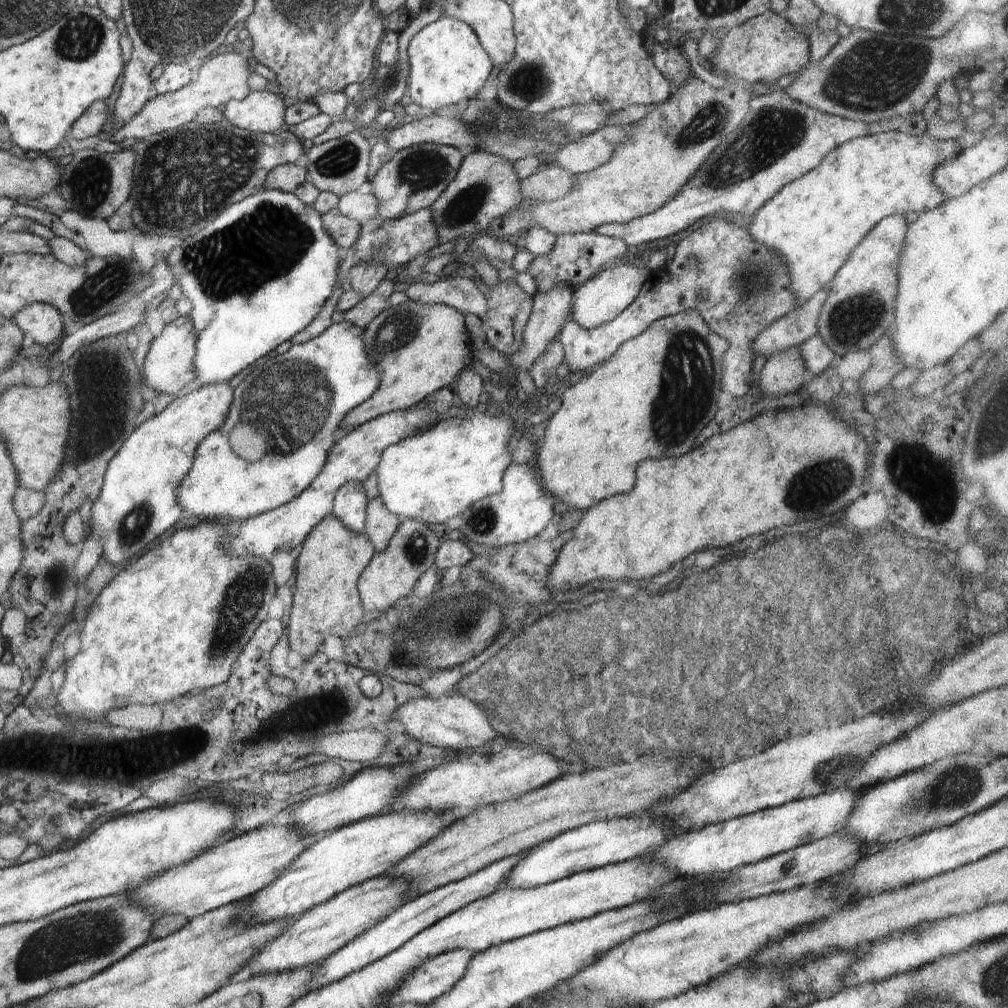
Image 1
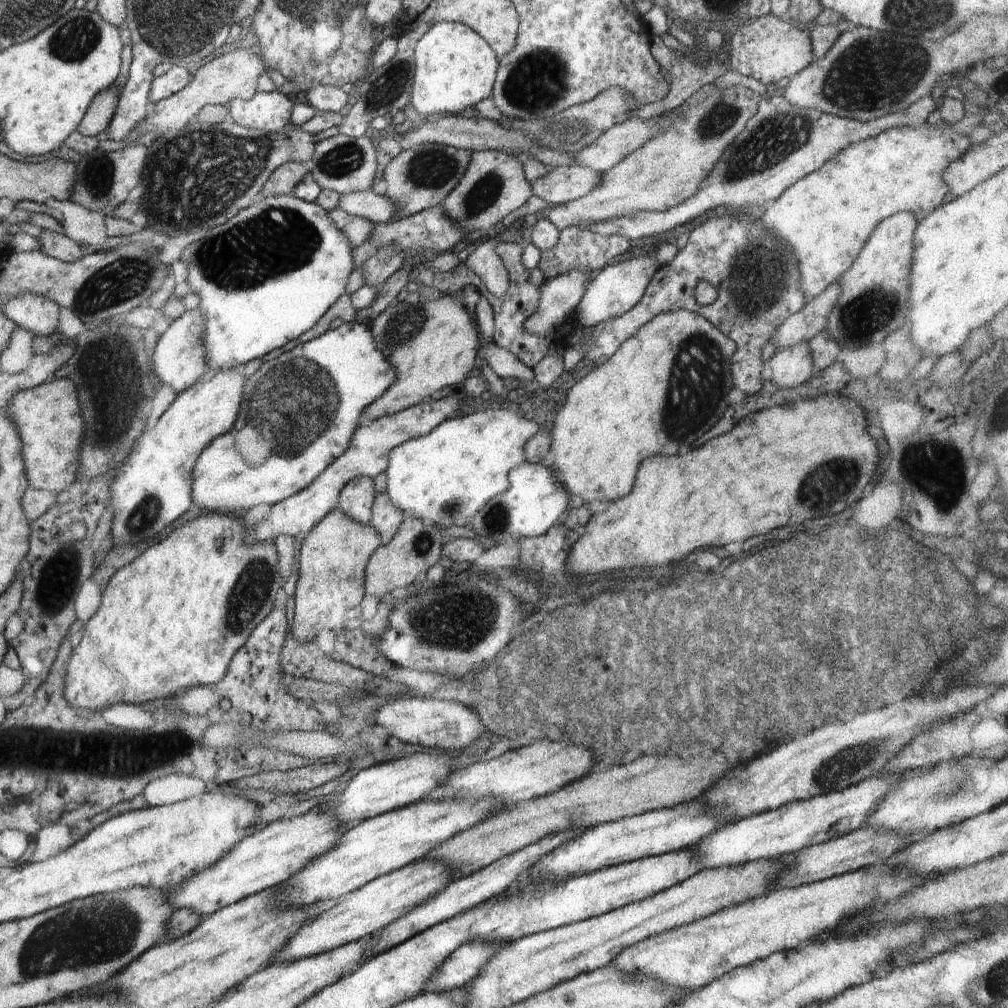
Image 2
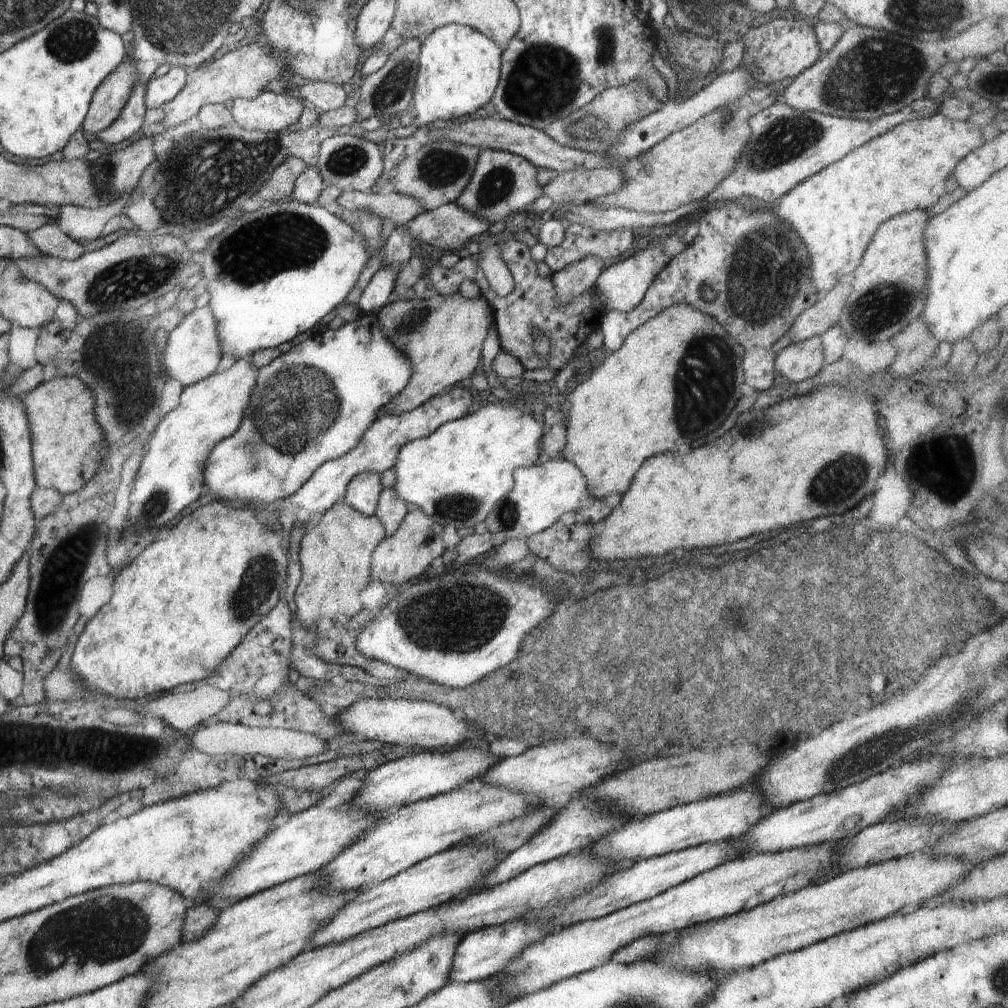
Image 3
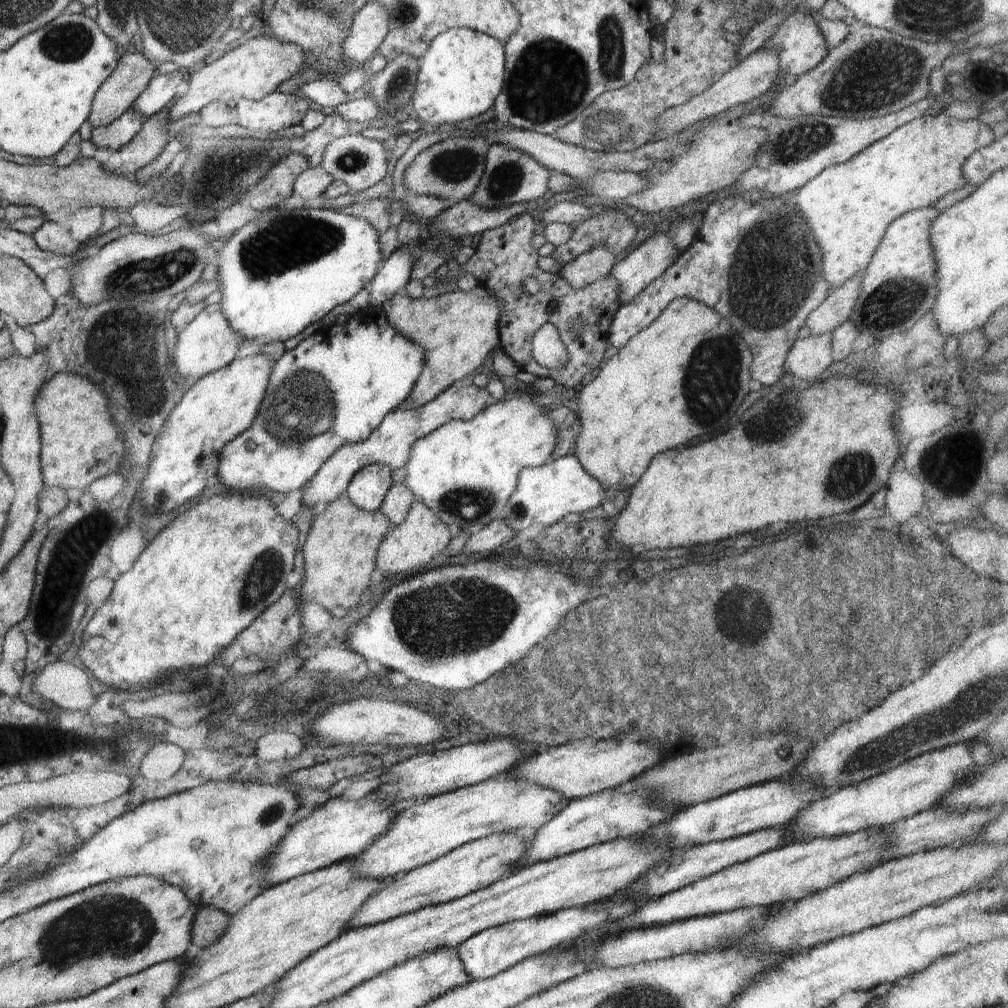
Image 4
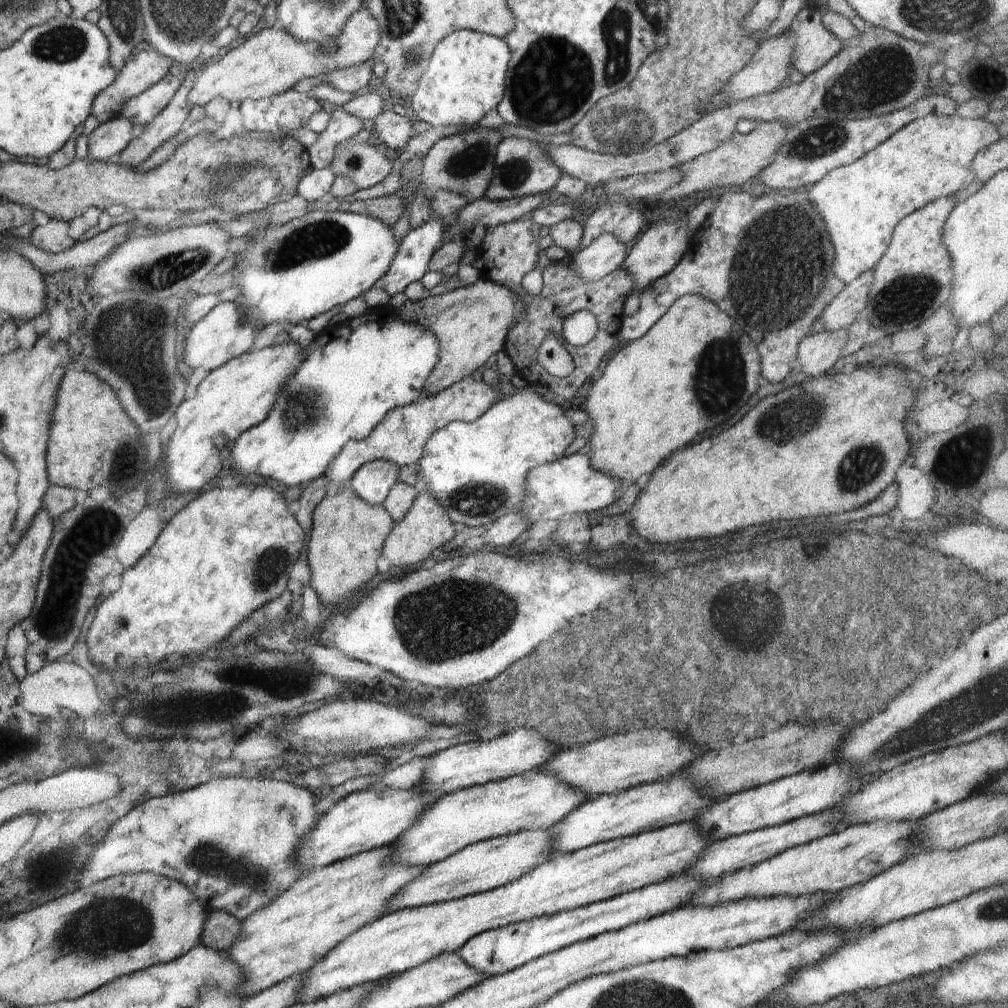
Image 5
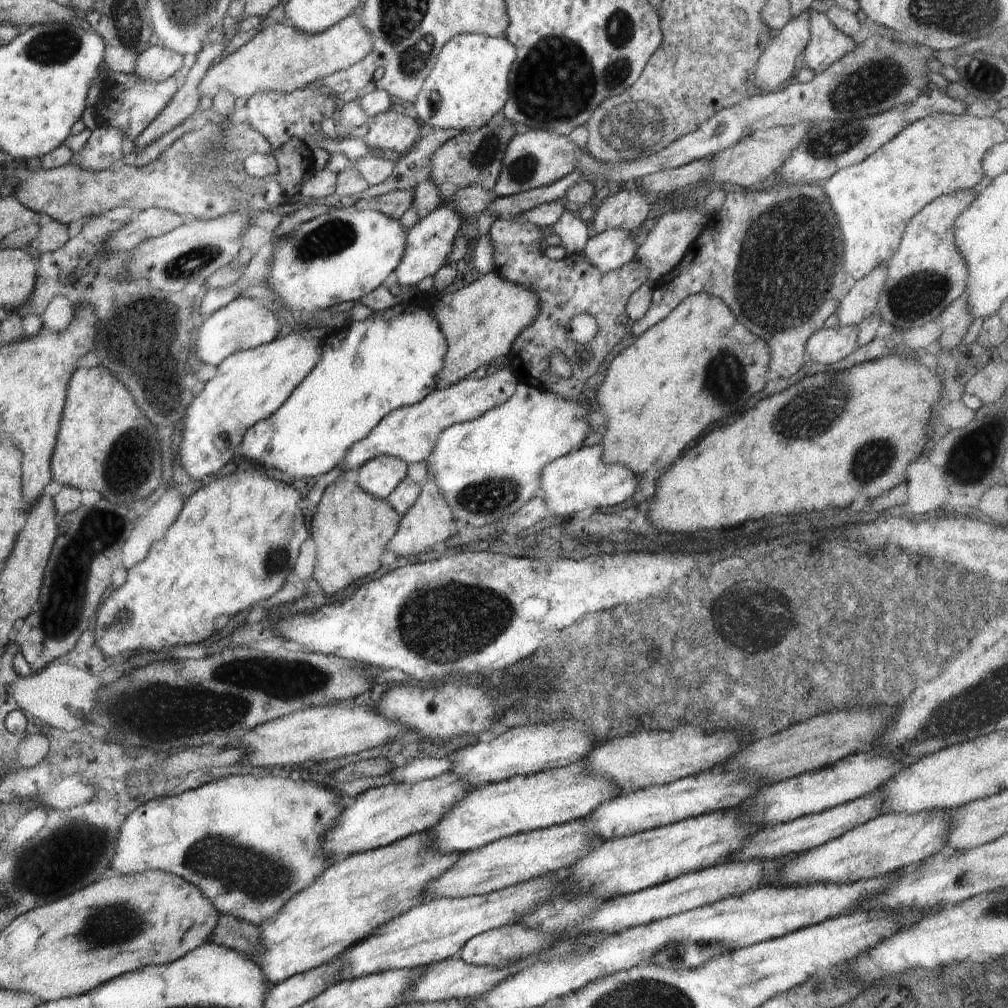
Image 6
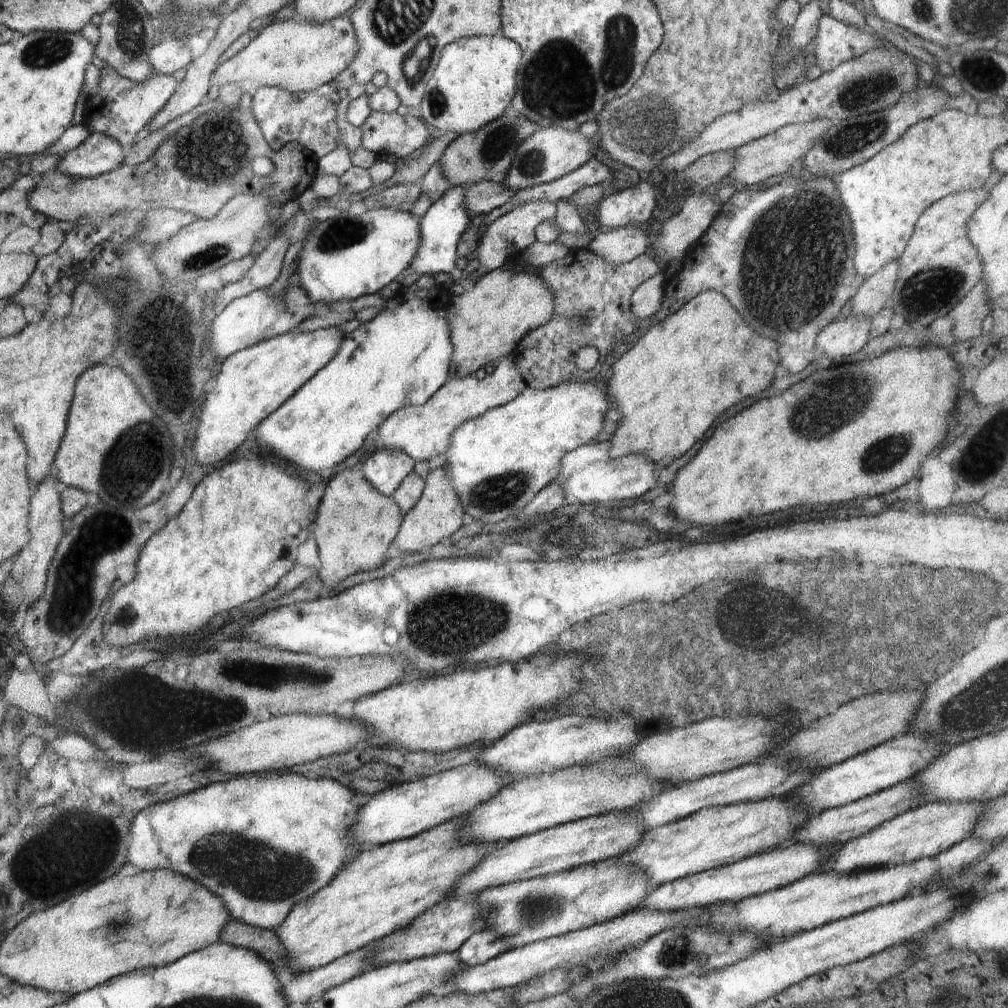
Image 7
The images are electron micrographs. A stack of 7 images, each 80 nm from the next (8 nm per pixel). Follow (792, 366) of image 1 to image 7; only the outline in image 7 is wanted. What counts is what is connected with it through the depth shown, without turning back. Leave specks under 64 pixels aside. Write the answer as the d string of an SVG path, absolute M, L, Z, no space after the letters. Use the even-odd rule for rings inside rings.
M854 313L827 324L815 340L820 358L844 358L862 350L870 339L871 318Z

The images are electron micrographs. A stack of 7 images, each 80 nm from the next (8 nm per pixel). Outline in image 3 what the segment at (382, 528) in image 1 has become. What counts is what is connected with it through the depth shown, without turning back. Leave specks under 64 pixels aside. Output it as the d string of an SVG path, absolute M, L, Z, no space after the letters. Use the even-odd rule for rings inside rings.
M394 487L382 489L375 515L384 523L387 536L394 534L404 520L410 506L401 499Z

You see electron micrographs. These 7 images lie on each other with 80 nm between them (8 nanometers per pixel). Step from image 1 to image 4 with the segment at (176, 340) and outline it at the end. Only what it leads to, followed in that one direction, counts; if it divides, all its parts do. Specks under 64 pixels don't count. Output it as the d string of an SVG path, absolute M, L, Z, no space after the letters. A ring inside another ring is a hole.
M220 302L204 308L192 322L182 328L176 340L178 340L178 346L174 352L174 364L180 376L186 380L192 376L199 379L209 372L224 368L234 360L240 346L245 344L243 336L230 329Z

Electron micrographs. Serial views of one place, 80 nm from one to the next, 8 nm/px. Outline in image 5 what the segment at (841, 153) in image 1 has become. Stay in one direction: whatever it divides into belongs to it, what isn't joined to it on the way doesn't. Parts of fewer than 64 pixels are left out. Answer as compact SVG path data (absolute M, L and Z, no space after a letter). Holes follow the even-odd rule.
M928 115L903 126L888 140L876 145L876 148L861 156L856 162L828 172L816 186L810 188L808 196L822 214L830 238L834 242L836 276L848 284L863 272L872 271L890 244L894 226L904 216L926 206L928 202L934 202L936 198L942 196L950 196L960 188L968 188L974 182L970 180L973 176L971 162L976 153L998 139L1000 139L998 130L987 119L967 119L958 115Z

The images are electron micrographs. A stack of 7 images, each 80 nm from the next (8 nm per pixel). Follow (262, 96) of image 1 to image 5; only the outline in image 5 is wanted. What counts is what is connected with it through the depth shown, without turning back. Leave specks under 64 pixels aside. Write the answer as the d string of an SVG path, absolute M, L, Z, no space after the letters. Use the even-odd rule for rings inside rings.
M290 89L261 100L244 100L240 112L246 130L267 132L269 137L287 136L297 128L308 128L310 116L322 109L321 103L307 93Z

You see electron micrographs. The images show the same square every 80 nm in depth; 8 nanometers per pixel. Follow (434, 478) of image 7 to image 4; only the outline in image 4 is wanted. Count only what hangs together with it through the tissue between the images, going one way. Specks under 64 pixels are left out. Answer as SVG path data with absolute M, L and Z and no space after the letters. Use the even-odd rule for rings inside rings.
M414 500L404 522L401 522L398 526L392 526L389 534L380 543L376 568L382 570L384 576L403 572L405 578L422 572L422 570L425 570L426 564L446 548L451 540L450 536L452 534L448 525L440 520L440 517L436 516L436 513L432 512L432 509L424 501Z

